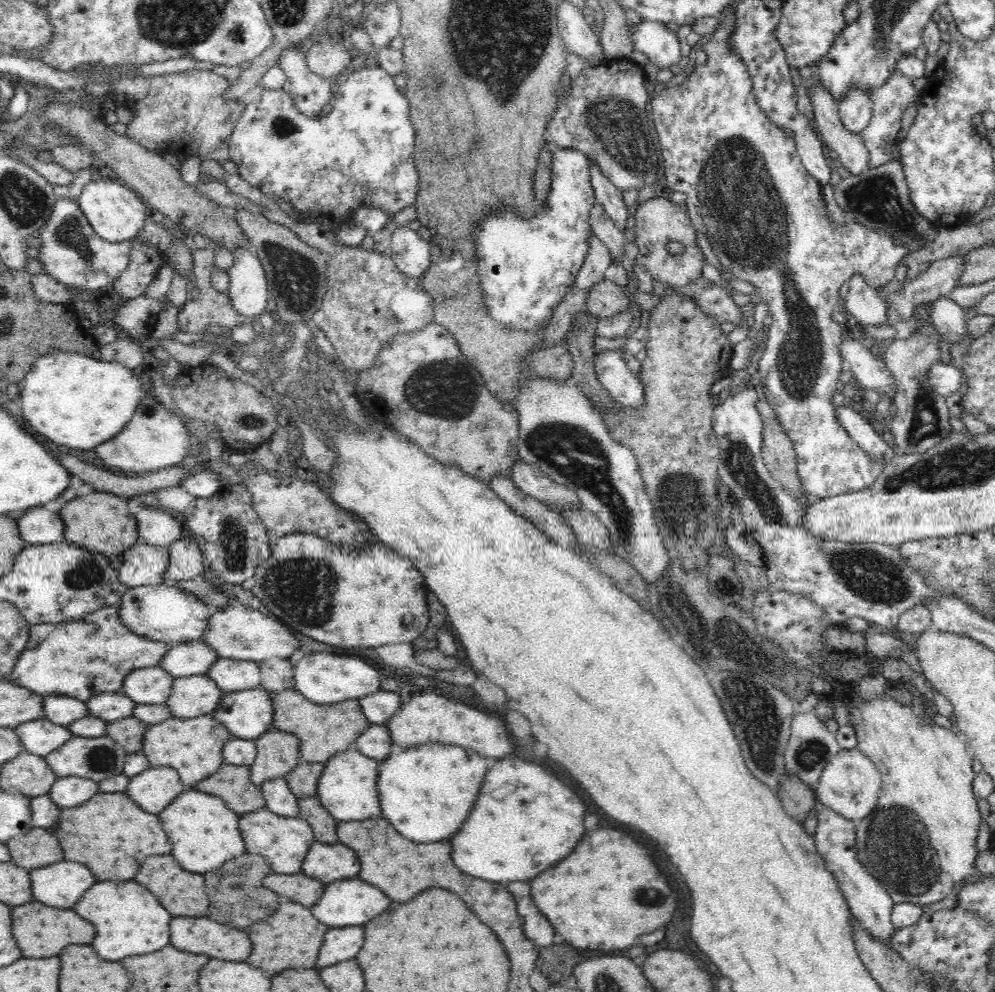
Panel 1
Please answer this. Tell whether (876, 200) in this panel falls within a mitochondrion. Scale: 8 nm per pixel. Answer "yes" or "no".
yes

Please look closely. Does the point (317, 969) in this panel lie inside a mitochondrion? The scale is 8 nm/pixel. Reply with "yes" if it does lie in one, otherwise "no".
no

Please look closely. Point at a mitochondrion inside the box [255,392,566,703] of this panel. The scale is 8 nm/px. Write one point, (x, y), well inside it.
(301, 595)

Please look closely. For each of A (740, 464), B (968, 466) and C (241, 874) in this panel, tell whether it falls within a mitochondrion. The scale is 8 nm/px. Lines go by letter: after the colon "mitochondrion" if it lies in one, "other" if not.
A: mitochondrion
B: mitochondrion
C: mitochondrion

